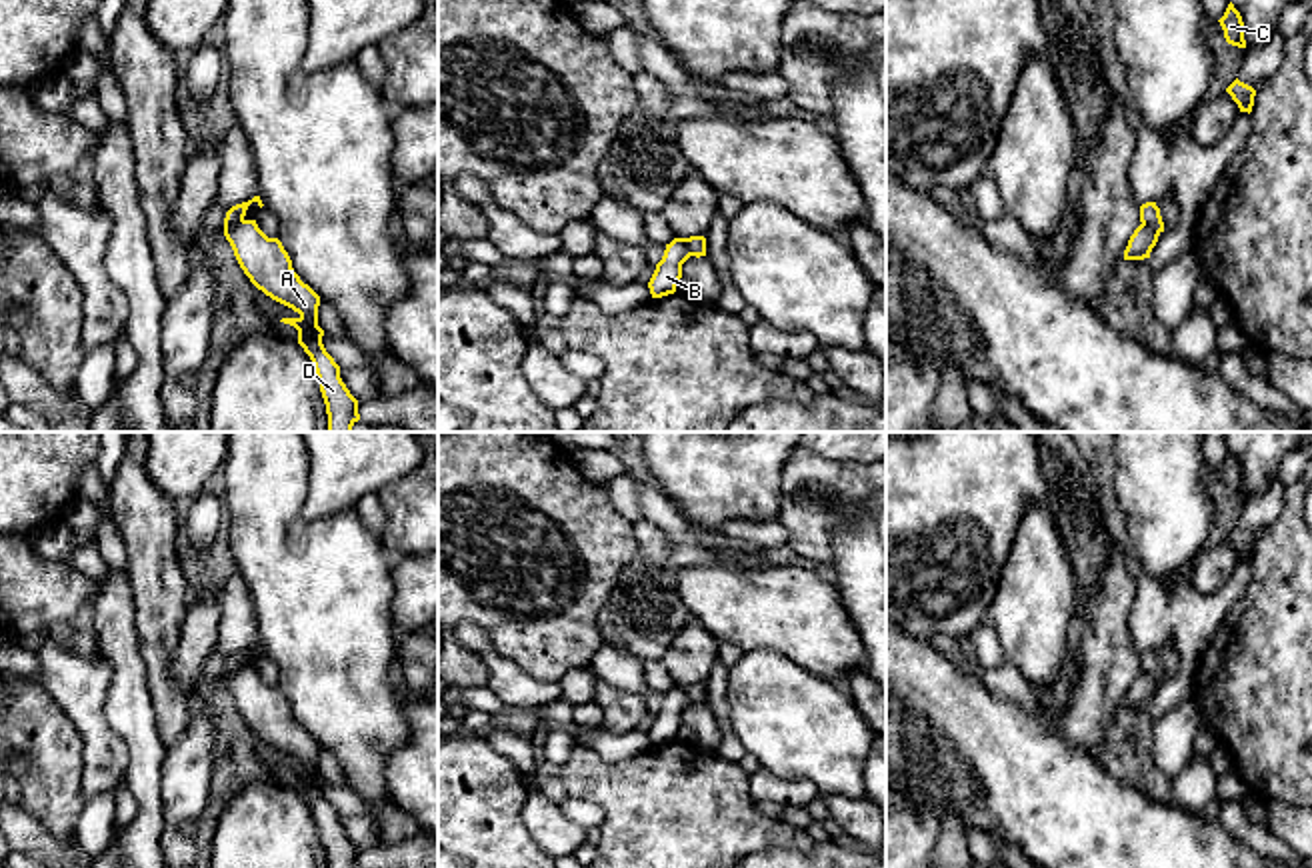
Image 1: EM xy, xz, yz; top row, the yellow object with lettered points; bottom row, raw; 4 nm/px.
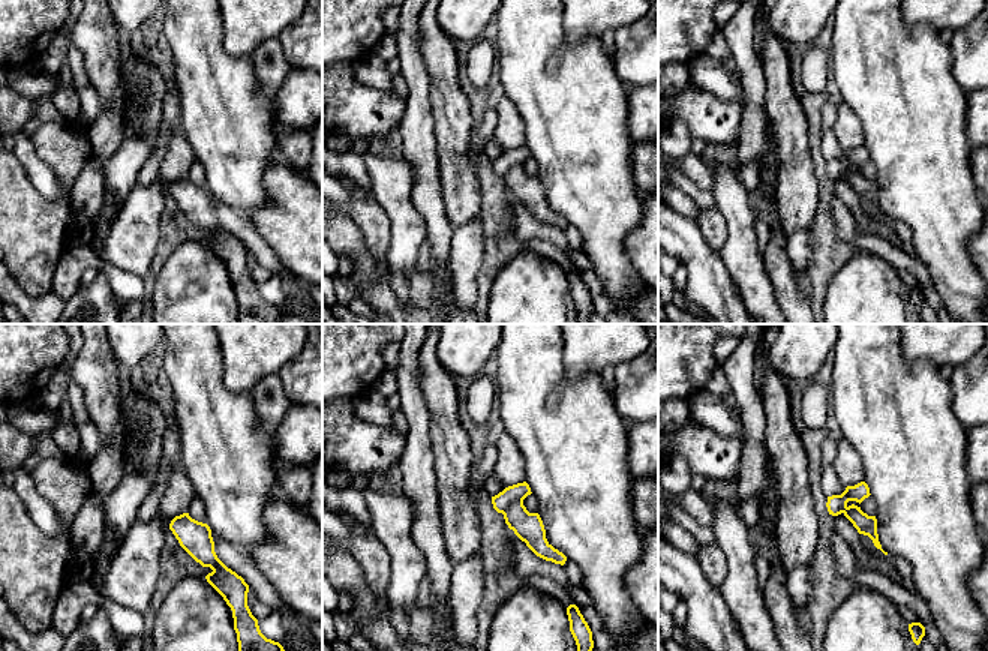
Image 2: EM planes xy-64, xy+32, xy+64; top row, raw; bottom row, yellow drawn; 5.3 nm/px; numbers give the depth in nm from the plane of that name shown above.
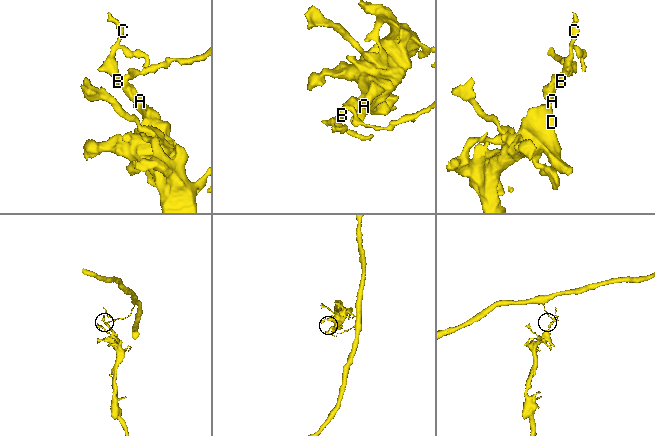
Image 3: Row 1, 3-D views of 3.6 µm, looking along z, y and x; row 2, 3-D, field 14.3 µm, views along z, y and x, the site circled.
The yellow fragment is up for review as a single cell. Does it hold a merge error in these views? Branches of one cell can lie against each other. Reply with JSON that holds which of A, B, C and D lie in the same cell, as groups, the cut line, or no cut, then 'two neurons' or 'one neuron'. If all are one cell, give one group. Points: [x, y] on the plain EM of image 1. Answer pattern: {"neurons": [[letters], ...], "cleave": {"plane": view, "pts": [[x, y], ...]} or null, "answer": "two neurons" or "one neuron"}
{"neurons": [["A", "D"], ["B", "C"]], "cleave": {"plane": "xy", "pts": [[242, 666], [224, 680]]}, "answer": "two neurons"}

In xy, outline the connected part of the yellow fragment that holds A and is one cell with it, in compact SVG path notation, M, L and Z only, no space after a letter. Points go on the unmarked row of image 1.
M242 668L224 684L250 730L272 748L300 762L280 770L298 778L298 792L314 812L328 868L360 868L358 848L342 830L340 814L322 792L324 778L318 774L320 744L294 720L282 690L268 686L256 668Z

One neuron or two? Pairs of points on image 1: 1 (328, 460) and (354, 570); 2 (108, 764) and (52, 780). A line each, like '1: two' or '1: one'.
1: two
2: two

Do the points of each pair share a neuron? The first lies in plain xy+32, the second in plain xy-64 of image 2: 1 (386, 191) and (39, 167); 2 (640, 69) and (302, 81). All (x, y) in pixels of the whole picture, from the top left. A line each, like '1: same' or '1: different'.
1: same
2: different

